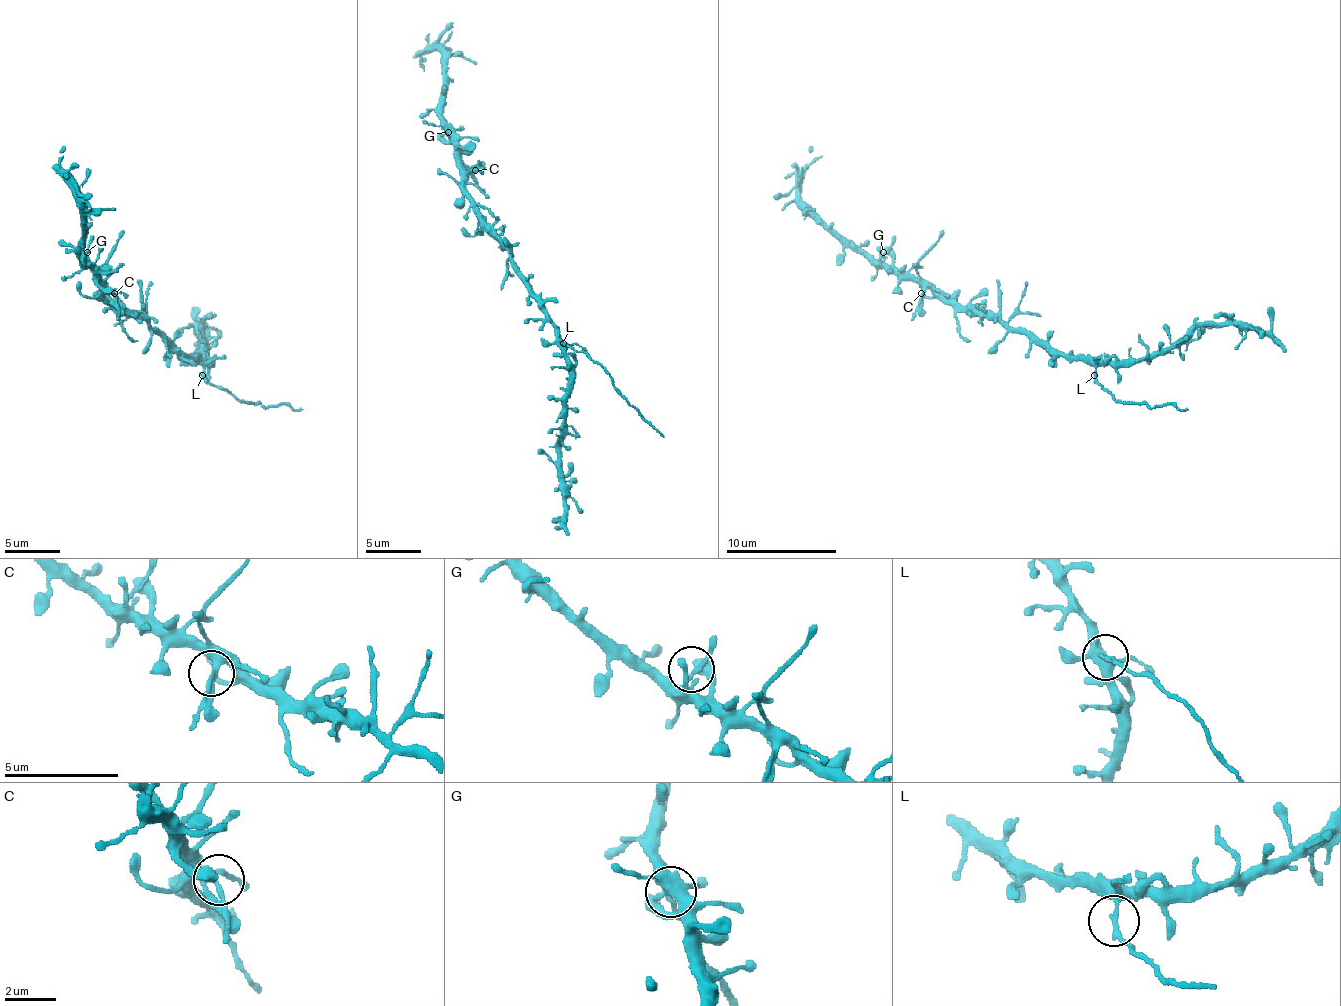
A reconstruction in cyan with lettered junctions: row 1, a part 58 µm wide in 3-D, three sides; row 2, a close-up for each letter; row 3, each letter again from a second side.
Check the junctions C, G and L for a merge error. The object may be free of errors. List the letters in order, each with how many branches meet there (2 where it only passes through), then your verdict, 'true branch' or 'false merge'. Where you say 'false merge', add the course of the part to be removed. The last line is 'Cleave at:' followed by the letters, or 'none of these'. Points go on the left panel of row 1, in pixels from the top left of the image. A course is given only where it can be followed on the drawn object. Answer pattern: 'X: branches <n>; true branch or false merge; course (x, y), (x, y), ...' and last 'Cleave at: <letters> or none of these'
C: branches 2; true branch
G: branches 2; true branch
L: branches 2; false merge; course (202, 376), (241, 400), (302, 409)
Cleave at: L

